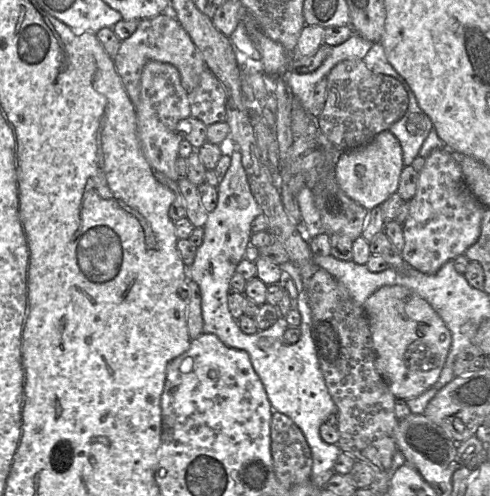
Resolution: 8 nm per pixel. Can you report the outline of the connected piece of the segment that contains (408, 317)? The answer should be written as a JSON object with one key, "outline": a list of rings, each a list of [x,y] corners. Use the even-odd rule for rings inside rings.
{"outline":[[[386,285],[363,304],[375,351],[375,368],[397,399],[417,397],[438,380],[451,346],[451,333],[444,321],[413,290]]]}

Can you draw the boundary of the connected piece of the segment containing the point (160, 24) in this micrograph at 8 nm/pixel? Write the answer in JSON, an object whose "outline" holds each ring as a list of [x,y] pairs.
{"outline":[[[165,13],[139,20],[135,32],[121,41],[120,48],[113,58],[117,73],[134,107],[139,102],[141,73],[148,61],[159,61],[175,66],[180,73],[181,84],[188,94],[198,86],[203,71],[207,69],[201,53],[188,33],[176,17]]]}

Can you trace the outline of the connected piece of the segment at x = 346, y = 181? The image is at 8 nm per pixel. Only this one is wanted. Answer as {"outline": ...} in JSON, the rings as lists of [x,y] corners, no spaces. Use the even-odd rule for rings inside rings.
{"outline":[[[385,130],[364,146],[341,153],[336,160],[334,173],[343,192],[369,211],[397,192],[403,167],[401,144],[394,134]]]}

